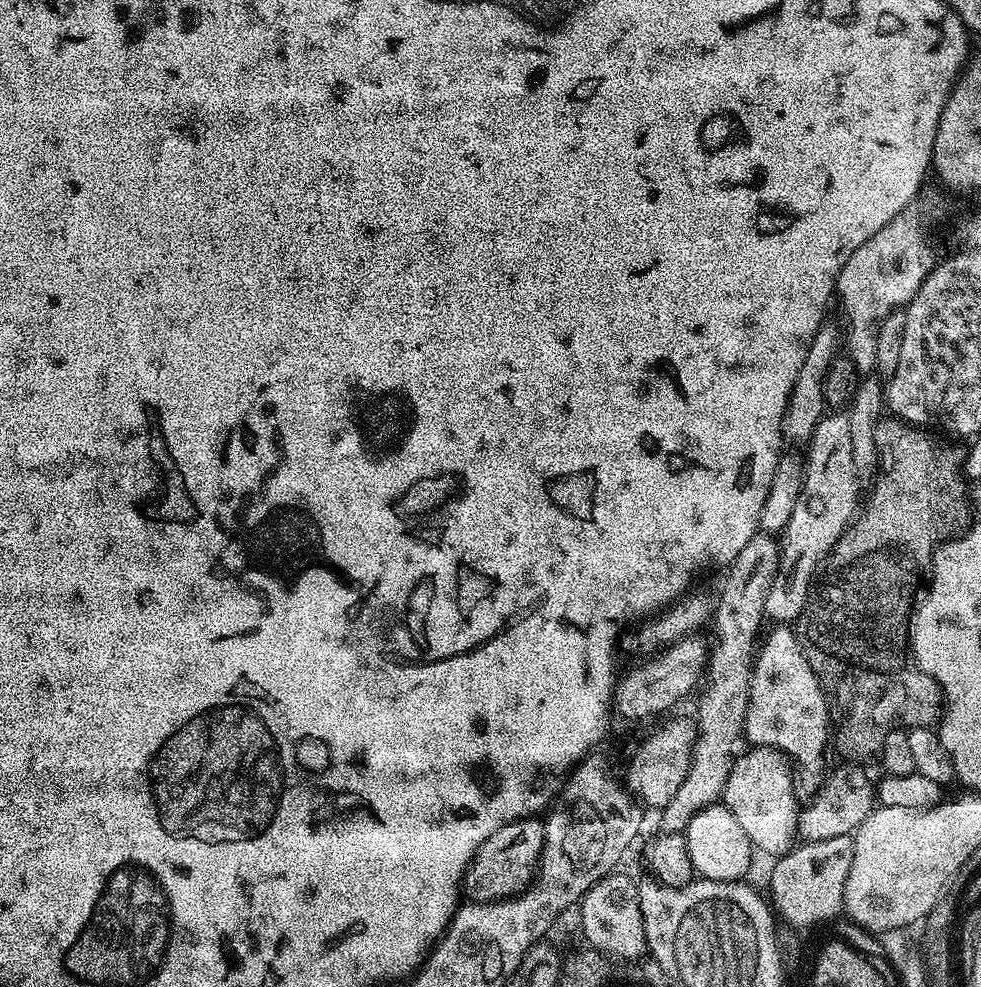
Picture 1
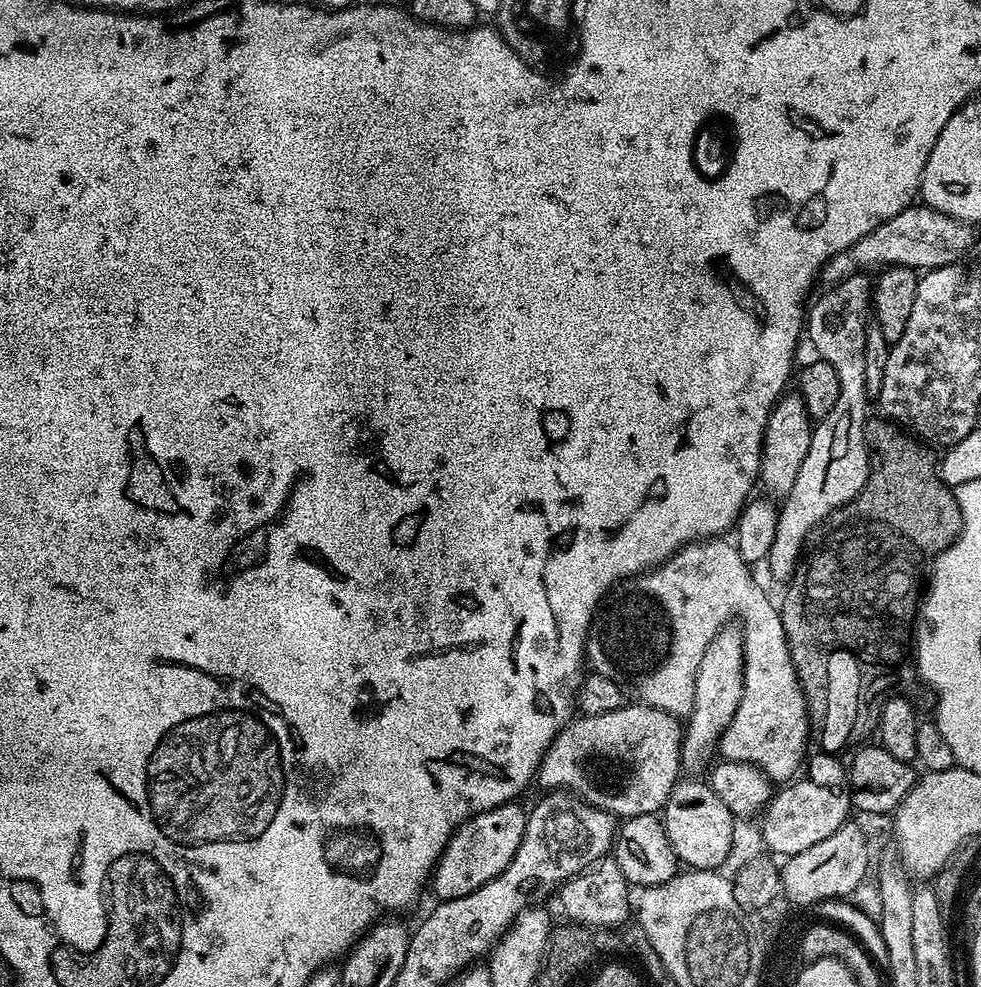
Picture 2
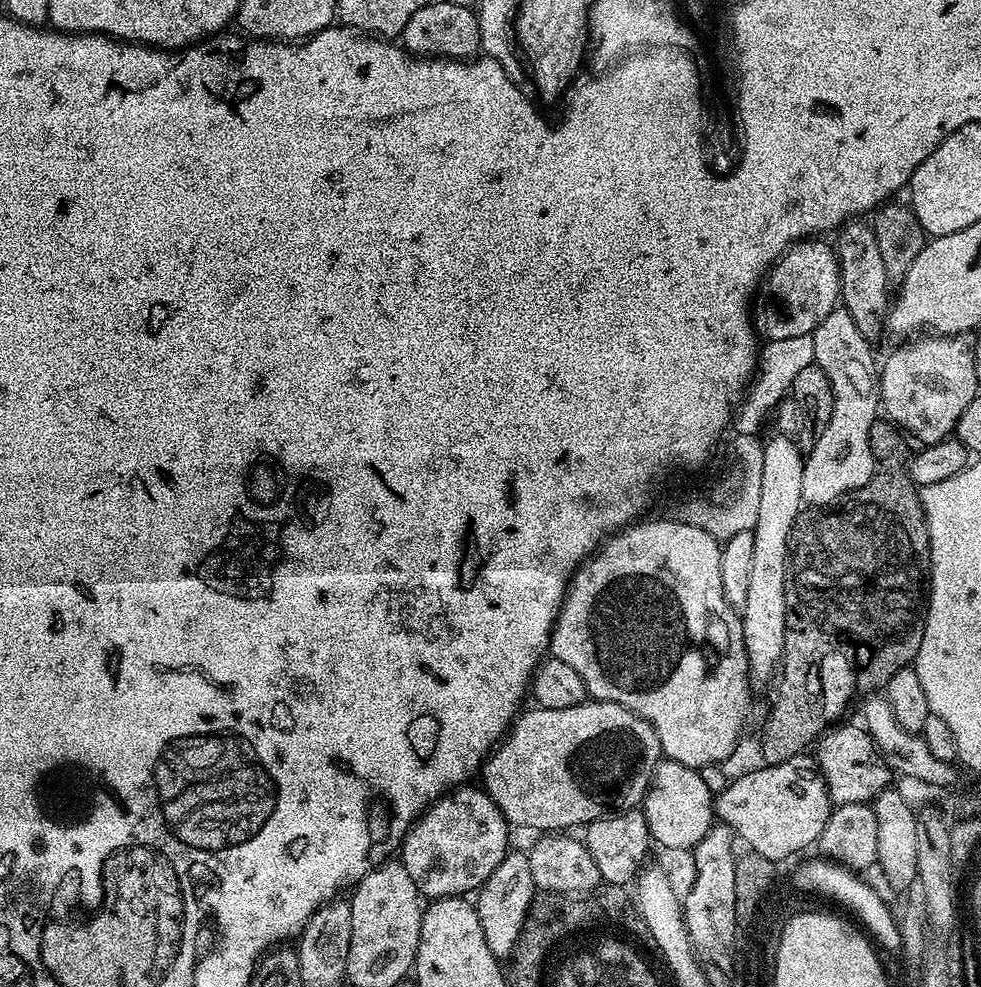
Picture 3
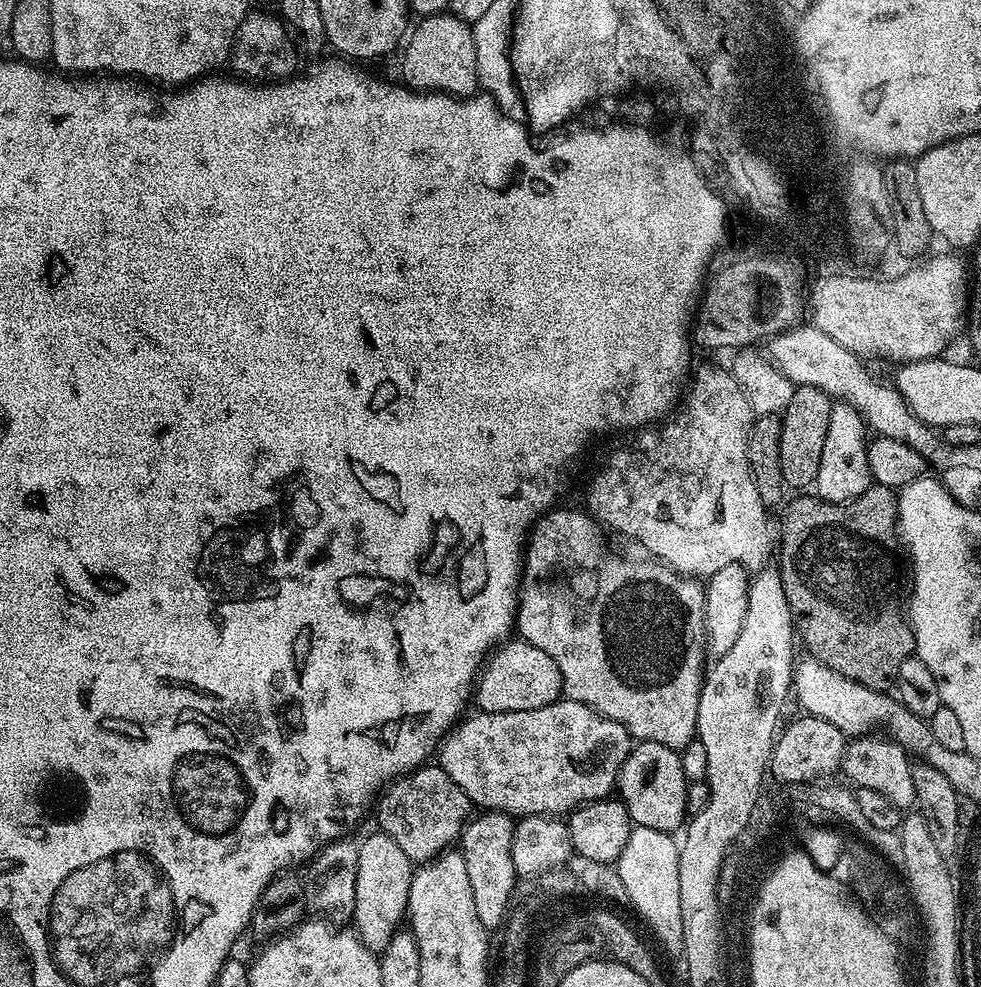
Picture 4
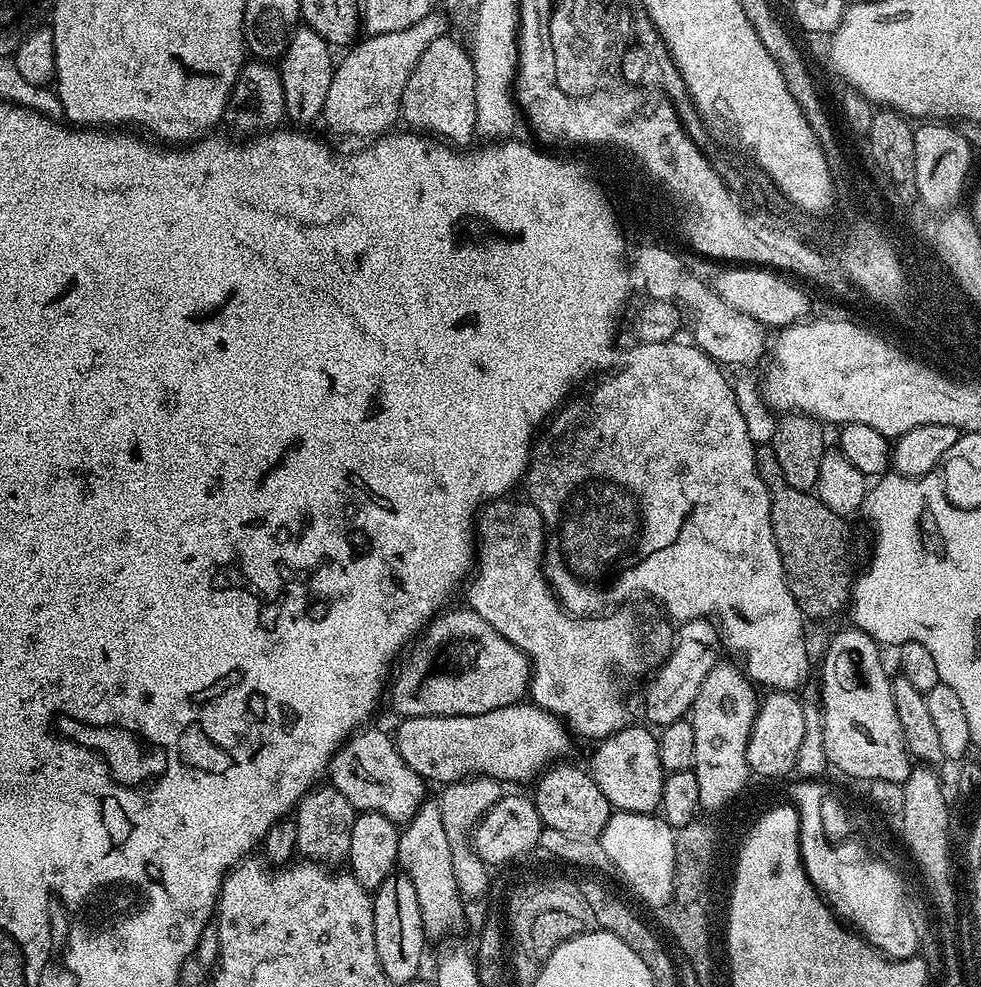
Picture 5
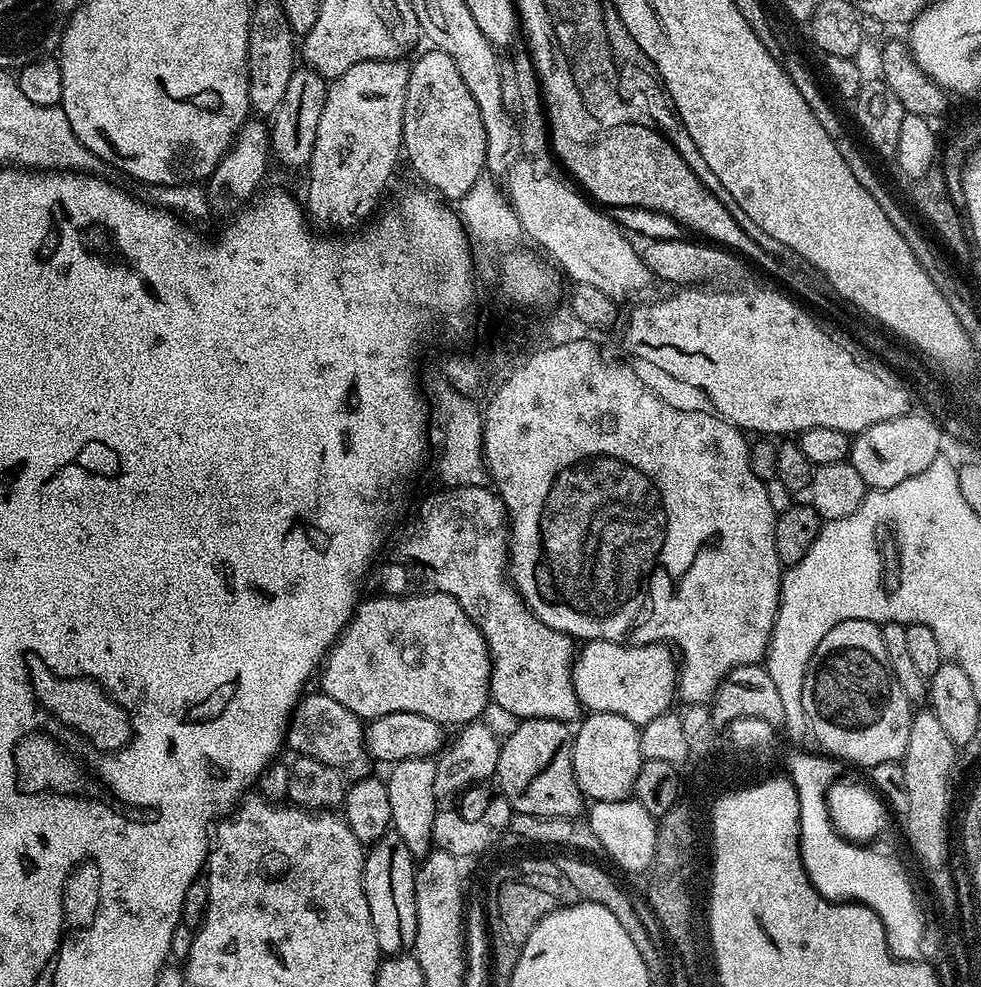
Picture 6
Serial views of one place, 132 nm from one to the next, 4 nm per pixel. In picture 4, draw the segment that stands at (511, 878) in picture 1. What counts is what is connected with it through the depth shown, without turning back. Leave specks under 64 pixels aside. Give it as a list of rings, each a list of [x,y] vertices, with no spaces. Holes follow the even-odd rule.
[[[438,766],[428,767],[415,768],[413,772],[393,780],[381,791],[374,804],[376,820],[380,823],[377,824],[379,831],[384,832],[390,838],[394,838],[394,842],[398,842],[402,854],[406,854],[406,858],[413,862],[433,859],[441,850],[455,845],[459,841],[460,834],[463,832],[465,824],[468,823],[470,813],[474,808],[472,801],[462,790],[462,786],[455,784]]]

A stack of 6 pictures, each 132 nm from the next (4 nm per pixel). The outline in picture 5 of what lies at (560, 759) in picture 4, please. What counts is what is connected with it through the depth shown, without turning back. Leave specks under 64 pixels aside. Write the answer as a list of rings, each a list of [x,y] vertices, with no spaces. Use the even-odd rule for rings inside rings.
[[[531,702],[502,706],[477,716],[409,716],[399,723],[394,731],[398,754],[402,754],[406,766],[410,766],[410,770],[414,770],[425,782],[437,780],[440,786],[469,776],[493,776],[495,780],[509,780],[512,784],[535,781],[549,765],[563,757],[560,755],[567,750],[570,737],[563,720]]]

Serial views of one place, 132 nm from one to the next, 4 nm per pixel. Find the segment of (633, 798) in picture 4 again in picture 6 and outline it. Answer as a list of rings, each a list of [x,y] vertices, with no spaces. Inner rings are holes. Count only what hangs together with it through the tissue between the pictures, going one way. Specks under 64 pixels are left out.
[[[593,712],[579,721],[572,737],[574,778],[589,801],[629,799],[636,791],[638,772],[644,764],[640,749],[640,728],[622,714]]]

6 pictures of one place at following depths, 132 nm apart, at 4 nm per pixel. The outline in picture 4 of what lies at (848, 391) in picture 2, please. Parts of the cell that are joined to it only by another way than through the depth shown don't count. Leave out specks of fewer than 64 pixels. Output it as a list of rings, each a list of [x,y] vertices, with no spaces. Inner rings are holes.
[[[843,402],[833,403],[830,410],[830,426],[826,430],[826,443],[822,446],[822,462],[818,466],[818,478],[814,485],[814,492],[821,500],[826,500],[830,504],[844,504],[853,496],[862,494],[866,489],[872,487],[874,481],[870,474],[868,465],[868,440],[864,436],[866,432],[865,417],[860,415],[854,406]]]

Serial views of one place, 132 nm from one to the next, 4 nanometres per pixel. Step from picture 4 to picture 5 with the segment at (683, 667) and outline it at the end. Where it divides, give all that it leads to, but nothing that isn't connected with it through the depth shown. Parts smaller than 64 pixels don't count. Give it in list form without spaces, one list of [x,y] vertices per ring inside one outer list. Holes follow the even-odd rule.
[[[501,498],[480,509],[476,525],[478,543],[474,557],[474,575],[467,585],[466,604],[482,619],[490,622],[490,626],[494,626],[494,630],[498,630],[502,638],[514,642],[514,646],[527,654],[532,666],[531,703],[552,712],[575,735],[577,732],[591,742],[599,742],[630,724],[628,708],[624,705],[623,698],[616,693],[612,675],[616,671],[640,672],[643,668],[659,668],[672,653],[674,628],[671,628],[673,625],[655,607],[646,609],[644,613],[631,612],[630,609],[621,607],[591,618],[577,618],[563,611],[544,576],[544,519],[531,502],[523,503],[515,504],[512,498]]]

